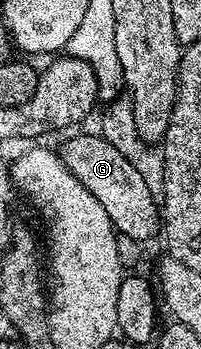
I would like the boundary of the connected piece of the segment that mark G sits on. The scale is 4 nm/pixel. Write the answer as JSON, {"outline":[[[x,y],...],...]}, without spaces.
{"outline":[[[78,135],[60,149],[62,162],[74,177],[104,207],[115,230],[134,241],[146,243],[161,228],[161,212],[152,199],[144,178],[134,165],[101,135]]]}

